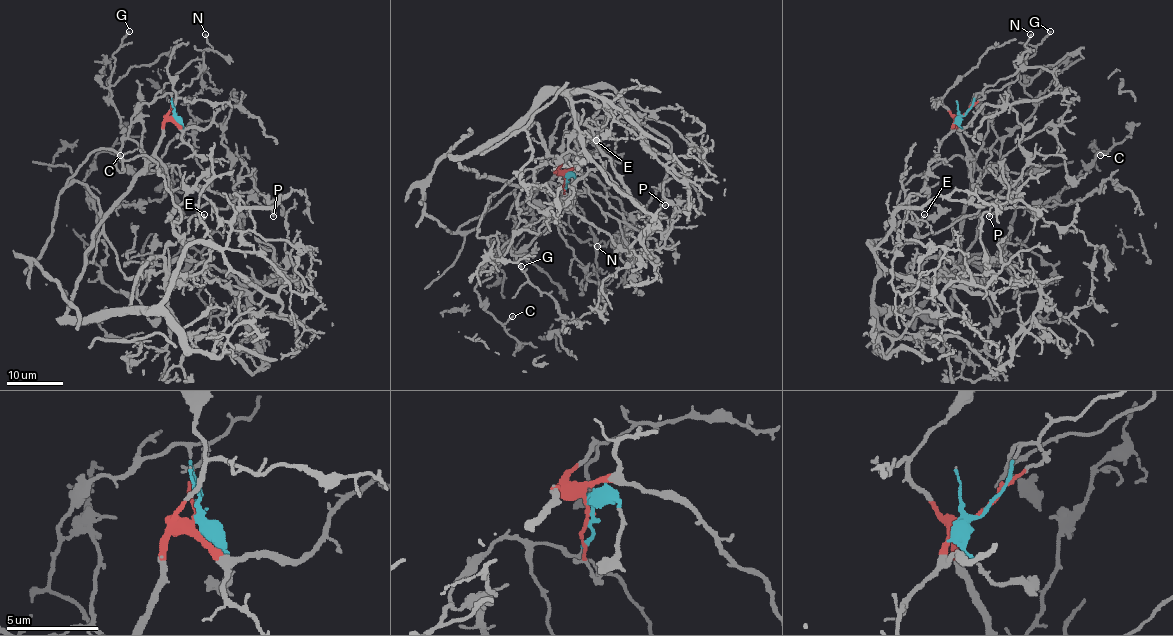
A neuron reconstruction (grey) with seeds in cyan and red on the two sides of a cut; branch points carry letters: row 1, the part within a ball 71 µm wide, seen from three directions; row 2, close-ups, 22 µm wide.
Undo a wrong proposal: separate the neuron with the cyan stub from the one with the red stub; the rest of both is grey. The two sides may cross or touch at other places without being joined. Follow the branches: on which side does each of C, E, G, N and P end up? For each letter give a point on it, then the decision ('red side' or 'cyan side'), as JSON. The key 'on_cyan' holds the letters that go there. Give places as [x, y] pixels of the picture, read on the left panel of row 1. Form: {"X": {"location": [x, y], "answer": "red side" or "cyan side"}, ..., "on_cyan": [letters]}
{"C": {"location": [120, 155], "answer": "cyan side"}, "E": {"location": [204, 214], "answer": "red side"}, "G": {"location": [129, 31], "answer": "cyan side"}, "N": {"location": [205, 34], "answer": "cyan side"}, "P": {"location": [273, 216], "answer": "red side"}, "on_cyan": ["C", "G", "N"]}

